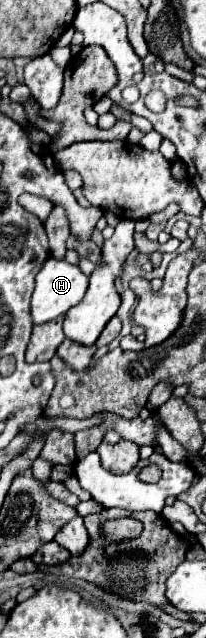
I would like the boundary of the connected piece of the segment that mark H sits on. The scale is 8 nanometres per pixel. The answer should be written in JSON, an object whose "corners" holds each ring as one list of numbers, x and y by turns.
{"corners":[[49,257,37,273,31,297,33,323,47,323,65,315,83,299,87,285,89,279,77,265,69,265,65,259,57,261]]}

